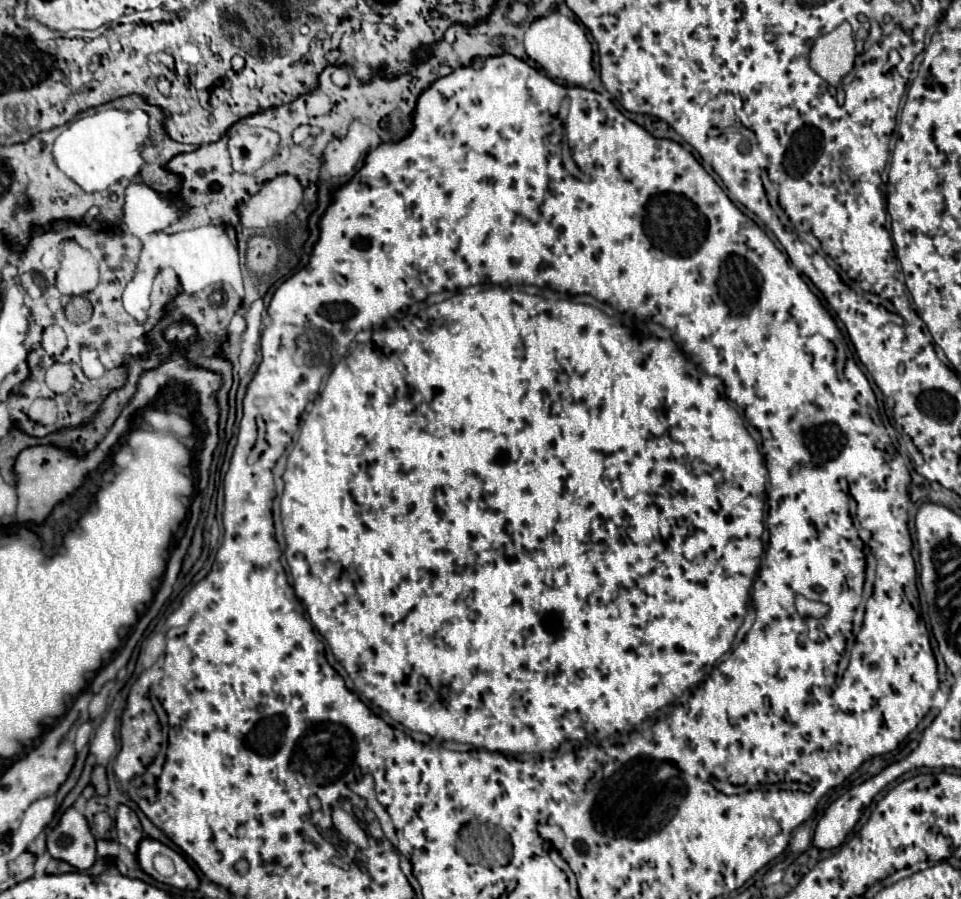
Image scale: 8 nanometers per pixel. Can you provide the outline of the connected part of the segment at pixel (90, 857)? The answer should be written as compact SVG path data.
M69 806L59 824L47 832L47 852L55 860L63 860L79 870L87 870L93 866L97 854L101 858L117 856L117 842L99 840L92 835L89 824L75 806Z

